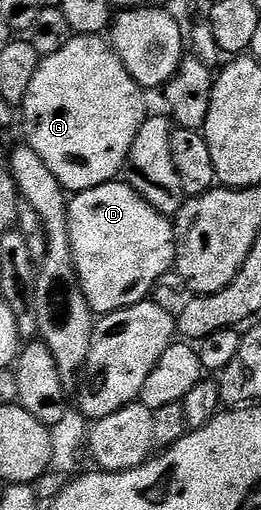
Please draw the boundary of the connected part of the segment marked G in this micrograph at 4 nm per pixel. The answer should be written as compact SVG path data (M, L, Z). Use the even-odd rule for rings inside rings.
M73 34L72 39L58 49L58 53L41 58L34 81L30 81L30 89L26 89L22 110L24 131L28 134L27 146L32 147L42 161L46 161L46 169L58 177L65 192L75 193L111 183L123 172L130 145L134 145L134 137L138 137L138 129L146 118L144 95L145 88L138 86L134 77L126 73L107 38Z

